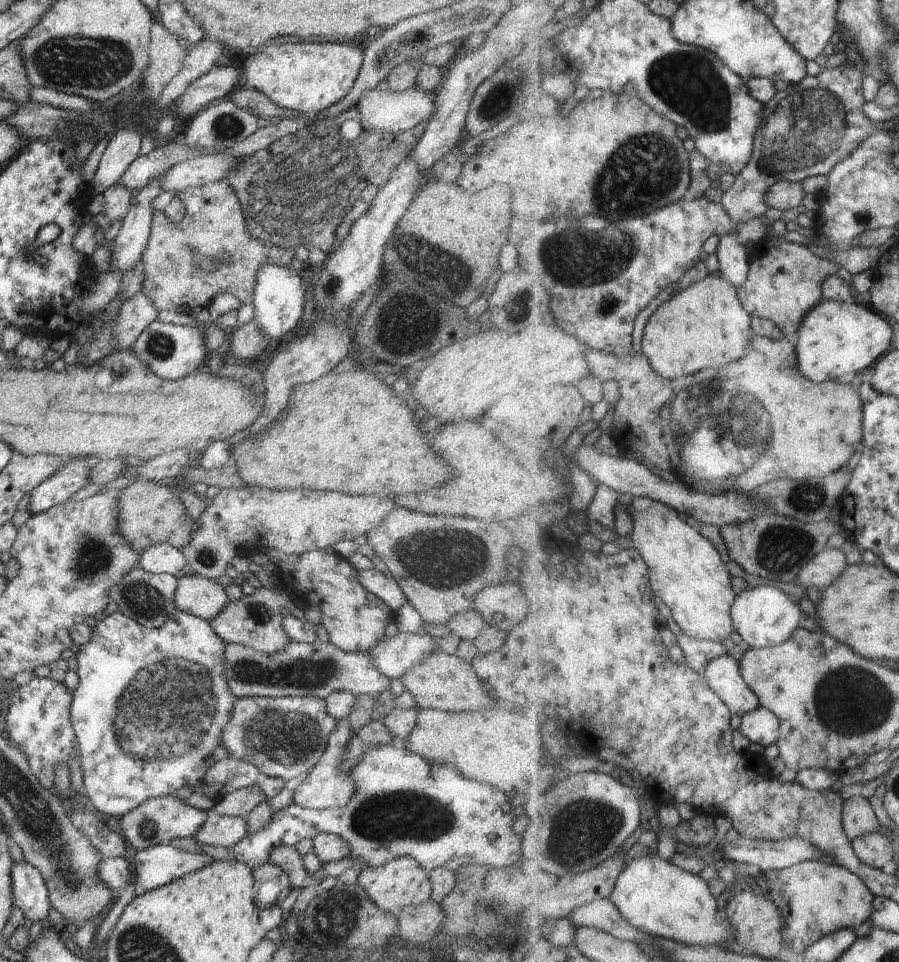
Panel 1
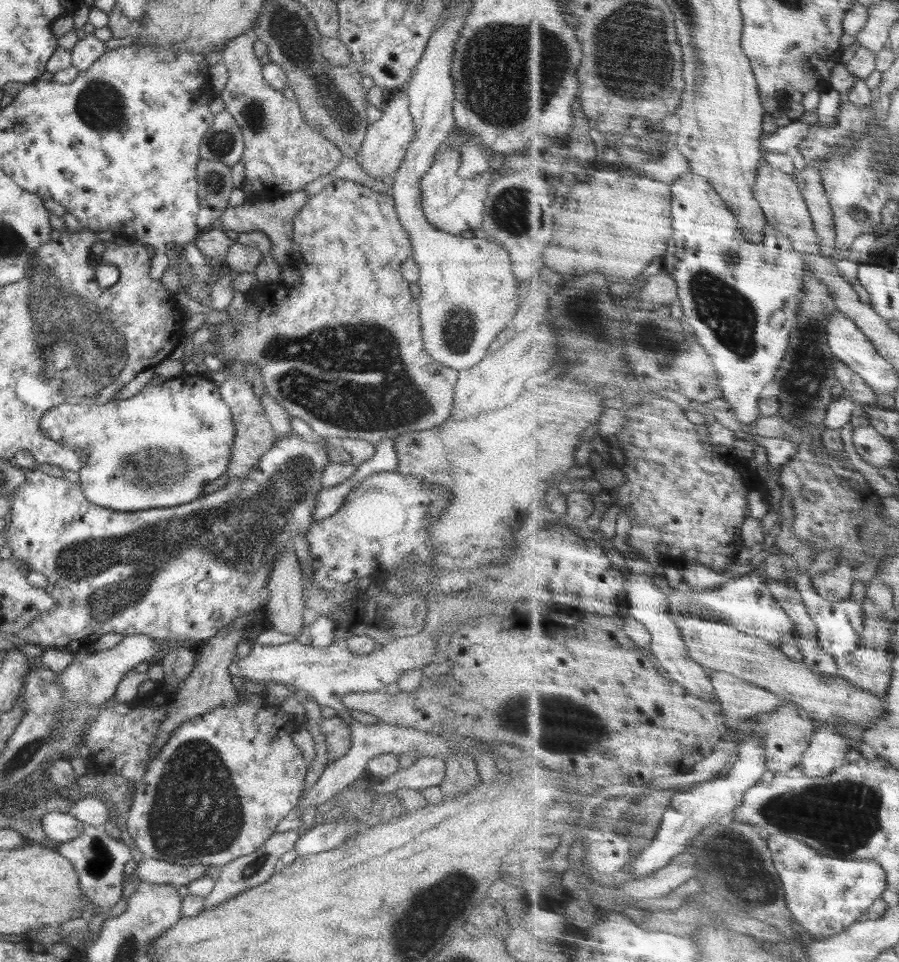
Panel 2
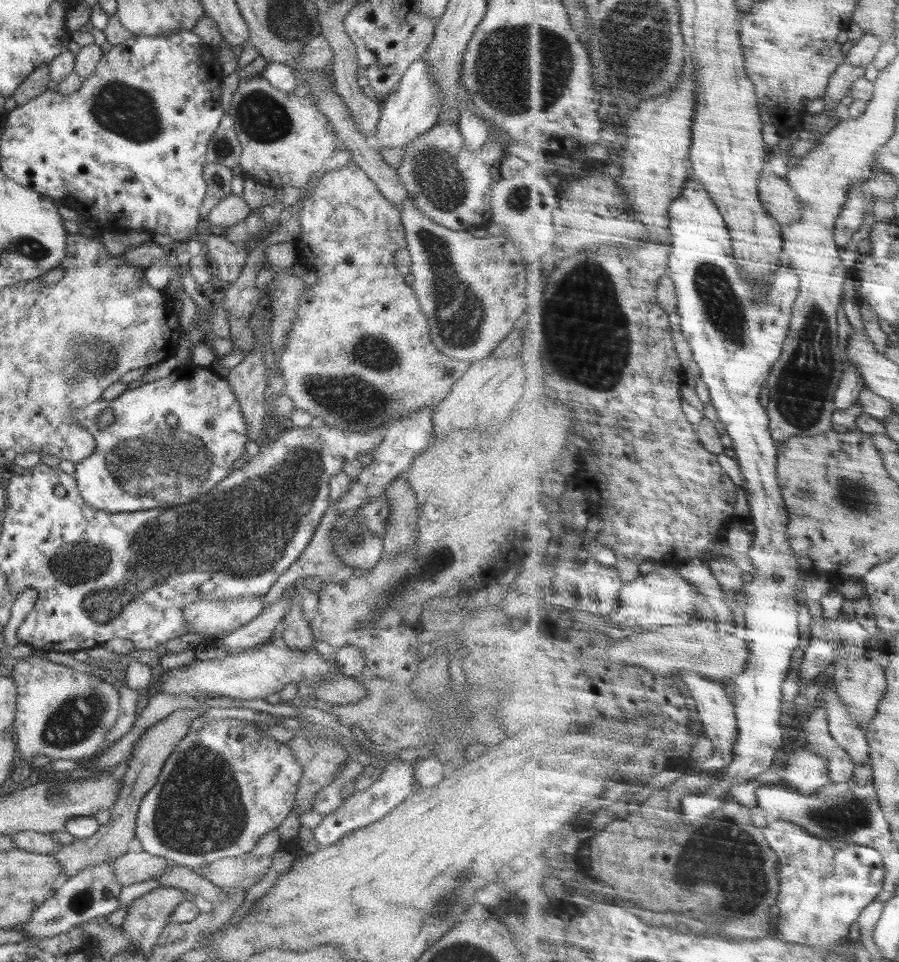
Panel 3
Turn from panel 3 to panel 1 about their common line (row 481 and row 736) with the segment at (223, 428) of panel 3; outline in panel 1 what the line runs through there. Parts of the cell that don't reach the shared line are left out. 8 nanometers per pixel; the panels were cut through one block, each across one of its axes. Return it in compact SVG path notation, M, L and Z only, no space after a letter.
M176 611L174 616L166 620L160 628L148 628L139 625L138 622L120 613L106 614L103 620L97 621L92 628L92 636L84 645L75 649L77 660L79 684L73 692L70 707L72 728L75 730L78 742L78 753L81 761L82 778L86 788L86 796L96 810L108 816L120 819L132 809L138 808L148 798L158 798L174 794L176 791L183 792L184 787L196 786L206 776L210 766L214 764L212 753L220 744L220 736L234 708L235 696L230 692L226 678L224 678L225 644L216 636L209 622L192 616L187 612Z

